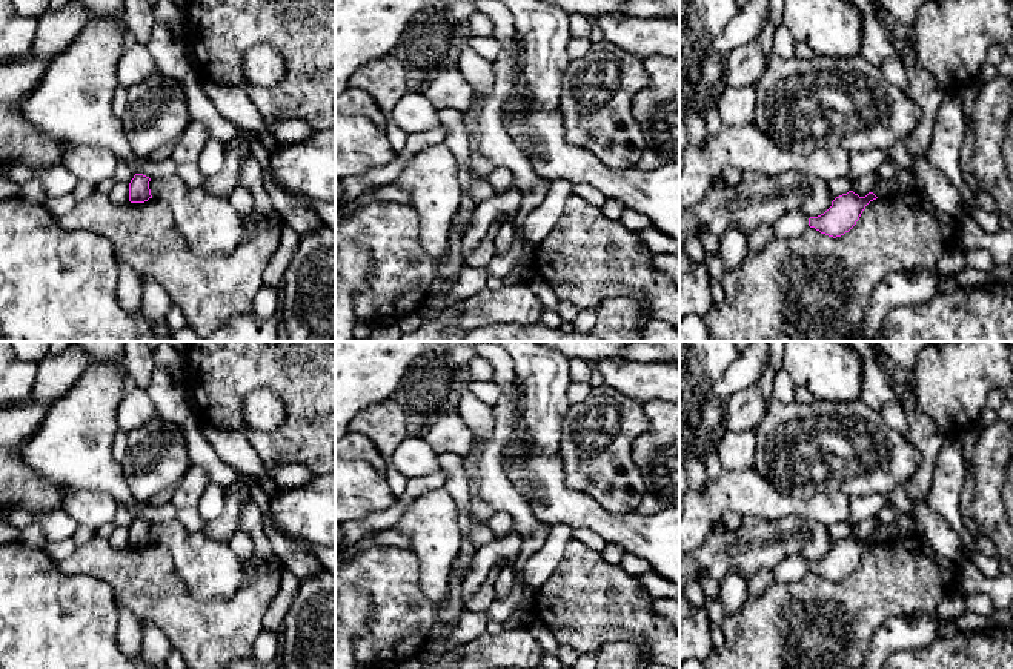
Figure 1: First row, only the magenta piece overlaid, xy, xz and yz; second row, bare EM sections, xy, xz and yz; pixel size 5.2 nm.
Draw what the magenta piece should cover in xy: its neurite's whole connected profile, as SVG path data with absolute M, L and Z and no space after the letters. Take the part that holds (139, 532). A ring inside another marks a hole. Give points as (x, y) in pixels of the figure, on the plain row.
M135 518L134 523L129 528L129 546L131 548L144 548L151 540L149 534L151 523L143 518Z

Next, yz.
M849 535L836 541L824 558L810 561L809 571L829 581L841 581L856 569L865 551L876 543L873 537L859 541L853 535Z

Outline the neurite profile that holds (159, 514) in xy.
M171 501L154 508L149 508L146 503L140 503L140 509L146 514L143 520L149 521L151 524L171 521L175 518L178 511L171 504Z

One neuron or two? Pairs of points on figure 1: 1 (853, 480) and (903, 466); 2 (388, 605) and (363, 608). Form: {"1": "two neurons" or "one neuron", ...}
{"1": "one neuron", "2": "two neurons"}

